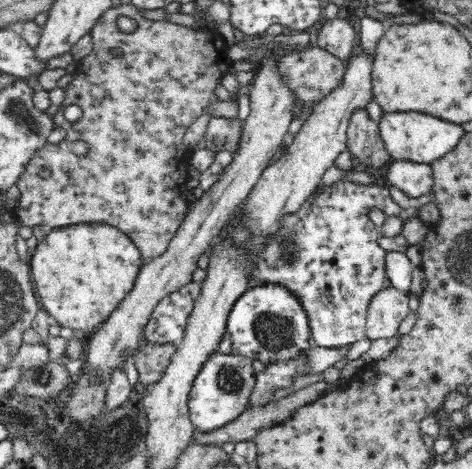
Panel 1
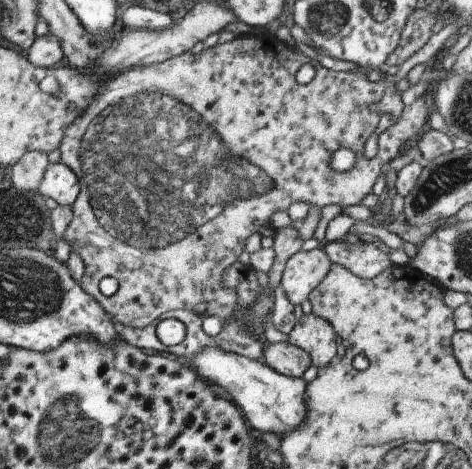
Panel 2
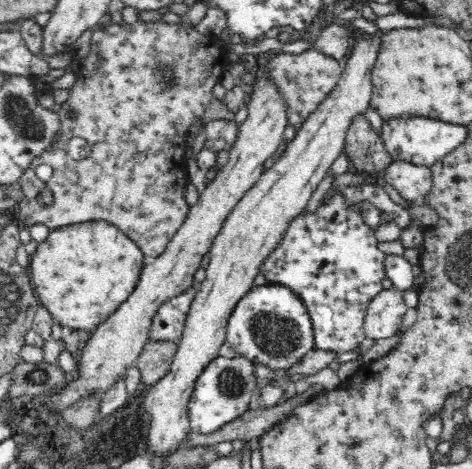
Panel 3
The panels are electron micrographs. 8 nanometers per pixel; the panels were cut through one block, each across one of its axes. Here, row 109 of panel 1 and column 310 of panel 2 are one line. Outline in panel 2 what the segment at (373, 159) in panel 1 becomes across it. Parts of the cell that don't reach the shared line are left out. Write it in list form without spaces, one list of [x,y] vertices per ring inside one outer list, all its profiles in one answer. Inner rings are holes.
[[[279,342],[279,344],[267,344],[263,362],[283,376],[301,378],[305,370],[311,366],[311,356],[289,342]]]

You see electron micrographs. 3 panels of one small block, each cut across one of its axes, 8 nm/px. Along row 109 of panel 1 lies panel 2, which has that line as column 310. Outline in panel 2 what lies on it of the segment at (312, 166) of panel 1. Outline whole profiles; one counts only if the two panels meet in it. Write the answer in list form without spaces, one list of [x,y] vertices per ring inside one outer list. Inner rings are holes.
[[[309,314],[295,326],[287,342],[305,350],[311,356],[311,366],[323,370],[337,362],[337,346],[341,340],[327,320]]]

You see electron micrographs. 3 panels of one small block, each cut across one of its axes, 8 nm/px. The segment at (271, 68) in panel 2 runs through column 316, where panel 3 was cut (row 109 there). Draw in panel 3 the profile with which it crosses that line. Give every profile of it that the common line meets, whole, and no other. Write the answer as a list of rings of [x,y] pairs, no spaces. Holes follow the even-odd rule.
[[[124,6],[120,12],[126,22],[124,26],[116,24],[106,12],[106,22],[92,28],[92,50],[76,72],[76,82],[68,90],[68,100],[58,110],[58,122],[64,136],[58,142],[52,142],[36,158],[32,158],[28,170],[18,180],[22,190],[18,216],[26,228],[32,228],[34,224],[46,224],[50,230],[62,226],[66,228],[68,224],[78,226],[88,222],[110,222],[138,244],[138,250],[146,260],[152,260],[166,252],[168,244],[174,240],[178,228],[184,224],[190,212],[190,206],[184,198],[186,186],[190,184],[188,162],[182,158],[184,148],[172,144],[186,142],[186,128],[190,128],[206,114],[206,108],[214,98],[212,90],[228,72],[232,62],[228,60],[224,40],[220,40],[216,34],[196,32],[184,22],[144,22],[136,6]],[[70,110],[78,112],[74,120],[68,116]],[[72,138],[82,138],[90,144],[92,150],[88,158],[70,158],[68,144]],[[44,164],[52,168],[52,176],[48,180],[40,180],[36,176],[36,168]],[[46,192],[50,194],[50,202],[42,200]]]

